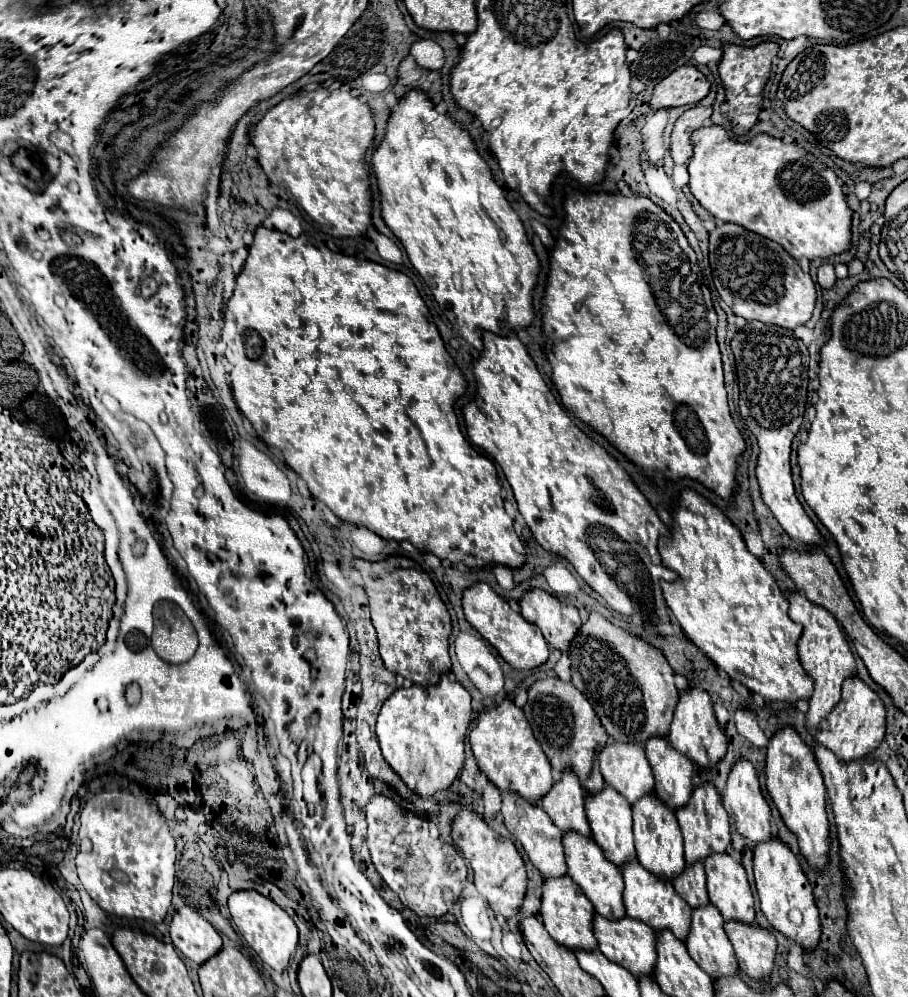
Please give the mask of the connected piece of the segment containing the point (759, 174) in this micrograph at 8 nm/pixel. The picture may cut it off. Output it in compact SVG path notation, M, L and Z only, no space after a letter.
M703 126L691 134L693 156L689 158L689 188L699 204L721 222L735 222L751 232L781 244L795 260L799 258L827 258L839 254L849 246L851 238L851 210L845 202L837 174L821 164L811 152L799 144L783 142L769 134L757 134L747 142L739 142L727 134L723 126Z

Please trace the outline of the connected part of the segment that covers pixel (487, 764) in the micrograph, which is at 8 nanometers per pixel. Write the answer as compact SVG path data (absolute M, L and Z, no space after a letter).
M511 698L475 714L475 726L471 728L469 742L481 772L485 772L499 790L513 790L535 804L553 786L553 768L541 750L541 744L537 744L523 710L515 706Z

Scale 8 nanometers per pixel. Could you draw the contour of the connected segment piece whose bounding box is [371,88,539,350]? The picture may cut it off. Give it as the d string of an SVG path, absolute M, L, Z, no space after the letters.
M411 88L409 92L405 92L405 96L401 96L401 100L397 102L395 110L391 110L389 114L389 120L387 120L387 128L385 128L385 138L381 140L381 144L373 150L373 158L371 158L371 168L375 172L375 178L377 178L377 186L379 186L379 196L381 196L381 216L385 220L385 224L391 228L391 232L401 240L401 244L405 246L407 250L407 256L411 260L411 264L415 266L415 270L423 276L423 280L427 282L427 286L431 288L435 300L439 302L441 310L445 312L445 316L449 318L451 324L457 324L461 328L461 336L465 340L471 342L473 348L481 350L483 344L481 344L481 332L479 328L483 330L491 330L491 332L497 332L501 334L501 326L499 326L499 320L503 320L509 328L525 328L531 324L533 320L533 306L531 306L531 290L537 282L537 274L539 274L539 260L533 252L533 246L531 242L527 240L527 234L525 234L525 228L519 220L519 216L515 214L515 210L509 206L509 202L505 200L503 196L503 190L497 186L497 182L493 180L493 174L491 174L491 168L487 166L487 162L481 158L481 154L477 152L477 146L471 138L471 134L457 122L453 120L449 114L439 114L435 110L435 104L427 98L427 94L419 88Z

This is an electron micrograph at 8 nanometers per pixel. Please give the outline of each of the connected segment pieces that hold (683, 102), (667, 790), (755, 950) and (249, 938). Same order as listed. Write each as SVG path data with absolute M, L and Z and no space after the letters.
M685 64L655 86L649 104L653 110L691 106L709 94L709 86L711 84L701 70L697 70L693 64Z
M651 736L651 740L645 742L645 752L655 774L657 796L673 810L685 804L693 792L693 762L661 736Z
M739 920L725 922L725 932L735 948L739 968L755 980L767 978L773 970L777 948L773 932L761 928L759 924L743 924Z
M255 890L233 892L229 896L229 912L239 934L257 952L257 956L265 964L269 964L275 972L283 972L297 948L297 926L291 920L291 916L283 908L279 908L273 900L261 896Z

